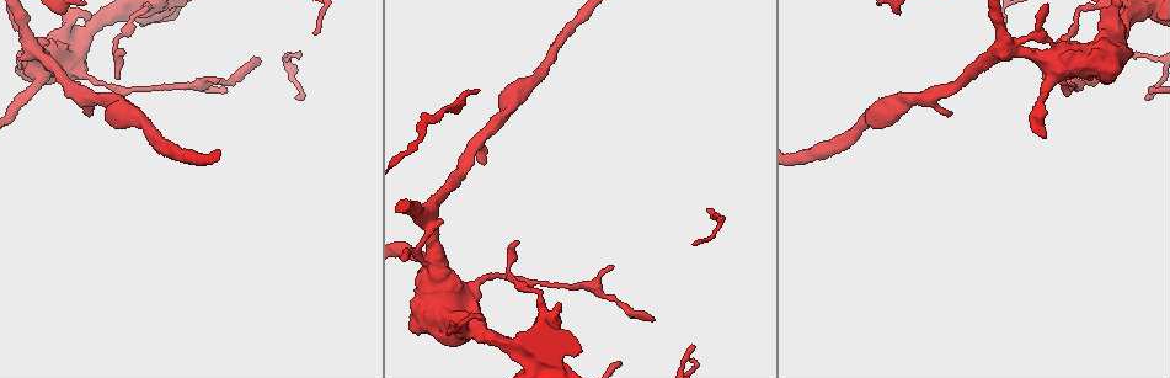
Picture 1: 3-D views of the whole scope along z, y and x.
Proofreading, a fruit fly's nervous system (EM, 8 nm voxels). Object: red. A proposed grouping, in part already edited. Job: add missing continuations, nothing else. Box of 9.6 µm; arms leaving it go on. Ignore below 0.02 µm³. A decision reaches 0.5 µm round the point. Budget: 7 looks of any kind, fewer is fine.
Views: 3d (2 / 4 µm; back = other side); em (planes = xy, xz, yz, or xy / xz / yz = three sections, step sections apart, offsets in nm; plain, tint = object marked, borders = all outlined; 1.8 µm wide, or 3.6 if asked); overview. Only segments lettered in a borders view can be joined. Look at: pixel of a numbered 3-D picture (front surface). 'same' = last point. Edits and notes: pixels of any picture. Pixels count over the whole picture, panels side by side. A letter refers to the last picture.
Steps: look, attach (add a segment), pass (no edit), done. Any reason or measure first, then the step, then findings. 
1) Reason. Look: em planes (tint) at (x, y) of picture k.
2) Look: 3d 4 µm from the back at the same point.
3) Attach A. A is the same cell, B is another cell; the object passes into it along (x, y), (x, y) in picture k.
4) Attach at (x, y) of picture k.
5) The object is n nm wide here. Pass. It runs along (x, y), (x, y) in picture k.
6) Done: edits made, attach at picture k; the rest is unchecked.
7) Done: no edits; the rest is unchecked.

An open end. Look: em planes (plain) at (653, 319) of picture 1.

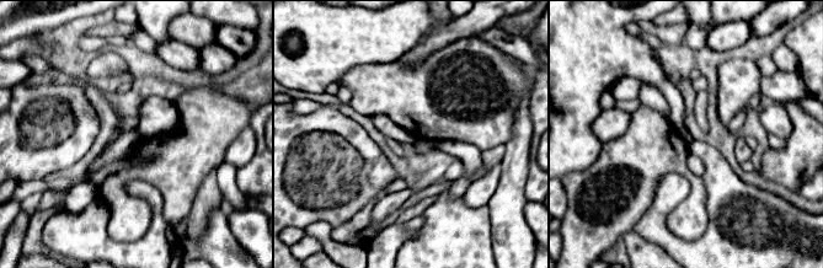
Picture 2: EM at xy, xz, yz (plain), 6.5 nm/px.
What lies round it. Look: em planes (borders) at the same point.

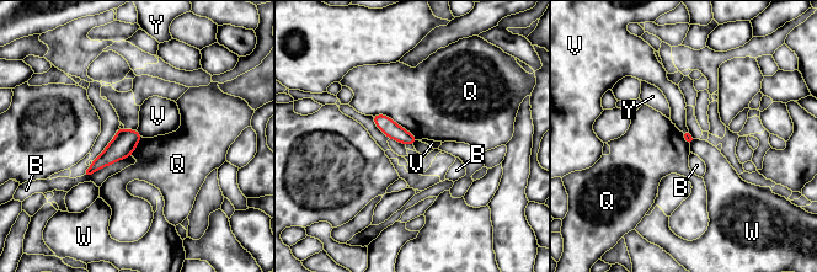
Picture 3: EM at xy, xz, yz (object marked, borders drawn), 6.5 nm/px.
Pass. B, Q, V, W and Y are other cells; a border runs along (372, 115), (389, 116), (417, 139) in picture 3; no lettered segment goes on from it.

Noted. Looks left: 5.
Branch point. Look: em xz step 8 (borders) at (428, 220) of picture 1.

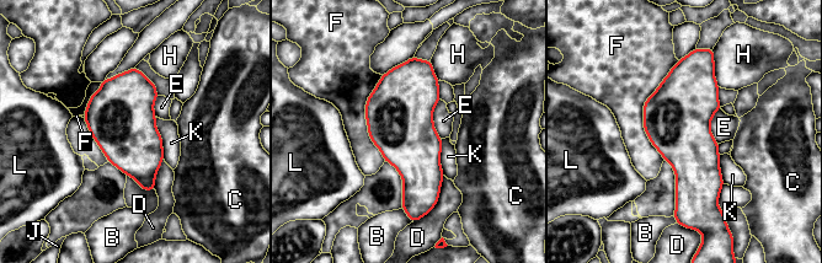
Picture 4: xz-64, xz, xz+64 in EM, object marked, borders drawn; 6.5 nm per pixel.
Cut it another way. Look: em planes (borders) at the same point.

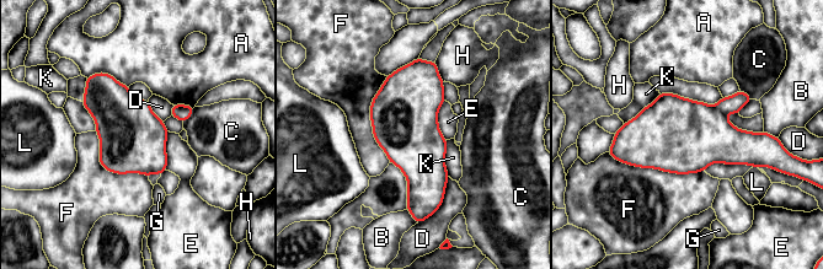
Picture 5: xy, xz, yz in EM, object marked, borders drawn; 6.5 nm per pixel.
The object is 440 nm wide here; the longest contact is with F, 650 nm. Pass. A, B, C, D, E, F, G, H, K and L are other cells; no lettered segment goes on from it.

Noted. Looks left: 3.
An open end. Look: 3d 2 µm at (90, 15) of picture 1.

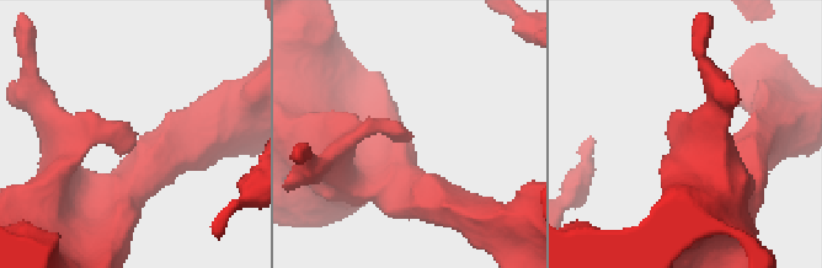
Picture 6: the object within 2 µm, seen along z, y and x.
Look: em planes (borders) at (410, 132) of picture 6.

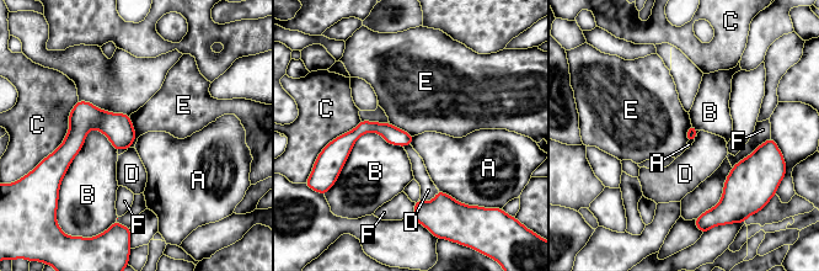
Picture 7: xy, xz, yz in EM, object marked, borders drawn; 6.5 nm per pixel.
Pass. A, B, C, D, E and F are other cells; a border runs along (129, 116), (135, 133), (130, 147) in picture 7; none of them fits.

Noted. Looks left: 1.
Done: no edits; the rest is unchecked.

